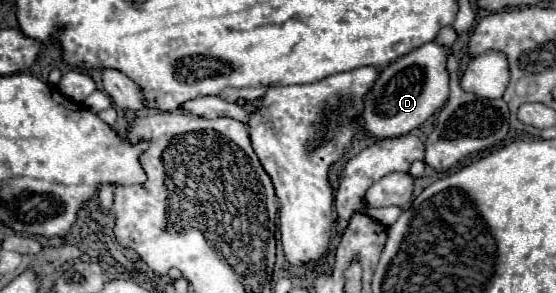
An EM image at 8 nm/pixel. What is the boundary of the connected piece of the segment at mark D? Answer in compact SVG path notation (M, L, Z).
M435 41L413 49L389 67L381 71L373 91L365 97L363 121L365 129L373 137L399 137L423 125L435 111L439 111L449 97L449 71L447 57L453 47L439 45Z

